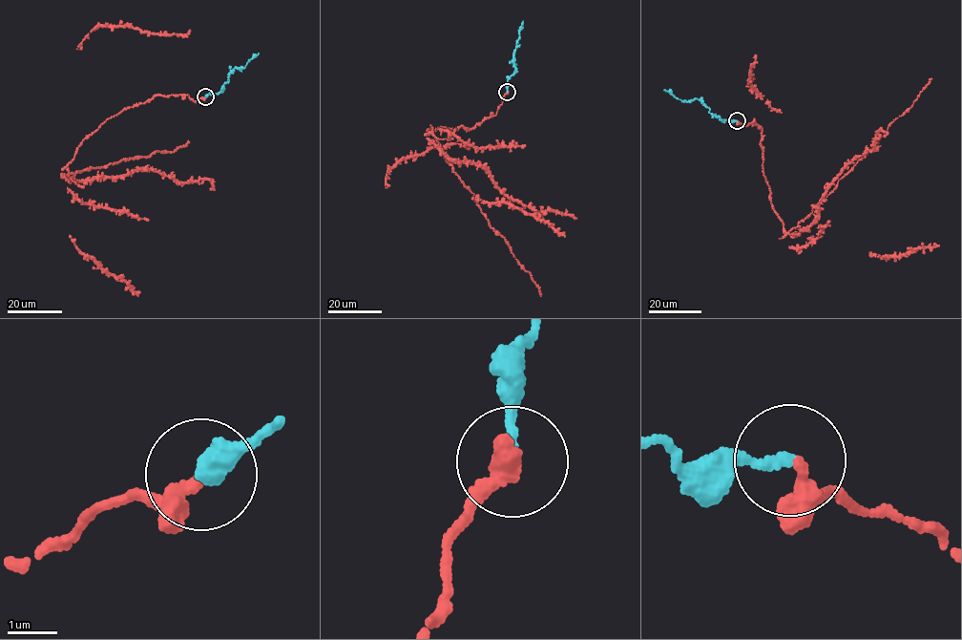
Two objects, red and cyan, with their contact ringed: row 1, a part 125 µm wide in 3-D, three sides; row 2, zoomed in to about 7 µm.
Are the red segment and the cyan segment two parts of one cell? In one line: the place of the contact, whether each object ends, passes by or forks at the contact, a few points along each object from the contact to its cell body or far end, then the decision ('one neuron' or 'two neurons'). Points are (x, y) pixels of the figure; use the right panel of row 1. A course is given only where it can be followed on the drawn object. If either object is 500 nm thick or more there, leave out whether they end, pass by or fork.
at (737, 120); red passes by; cyan ends there; red runs (737, 120), (746, 125), (754, 119), (761, 127), (763, 172), (785, 232), (835, 188), (931, 78); cyan runs (737, 120), (722, 120), (700, 99), (683, 101), (663, 90); two neurons

